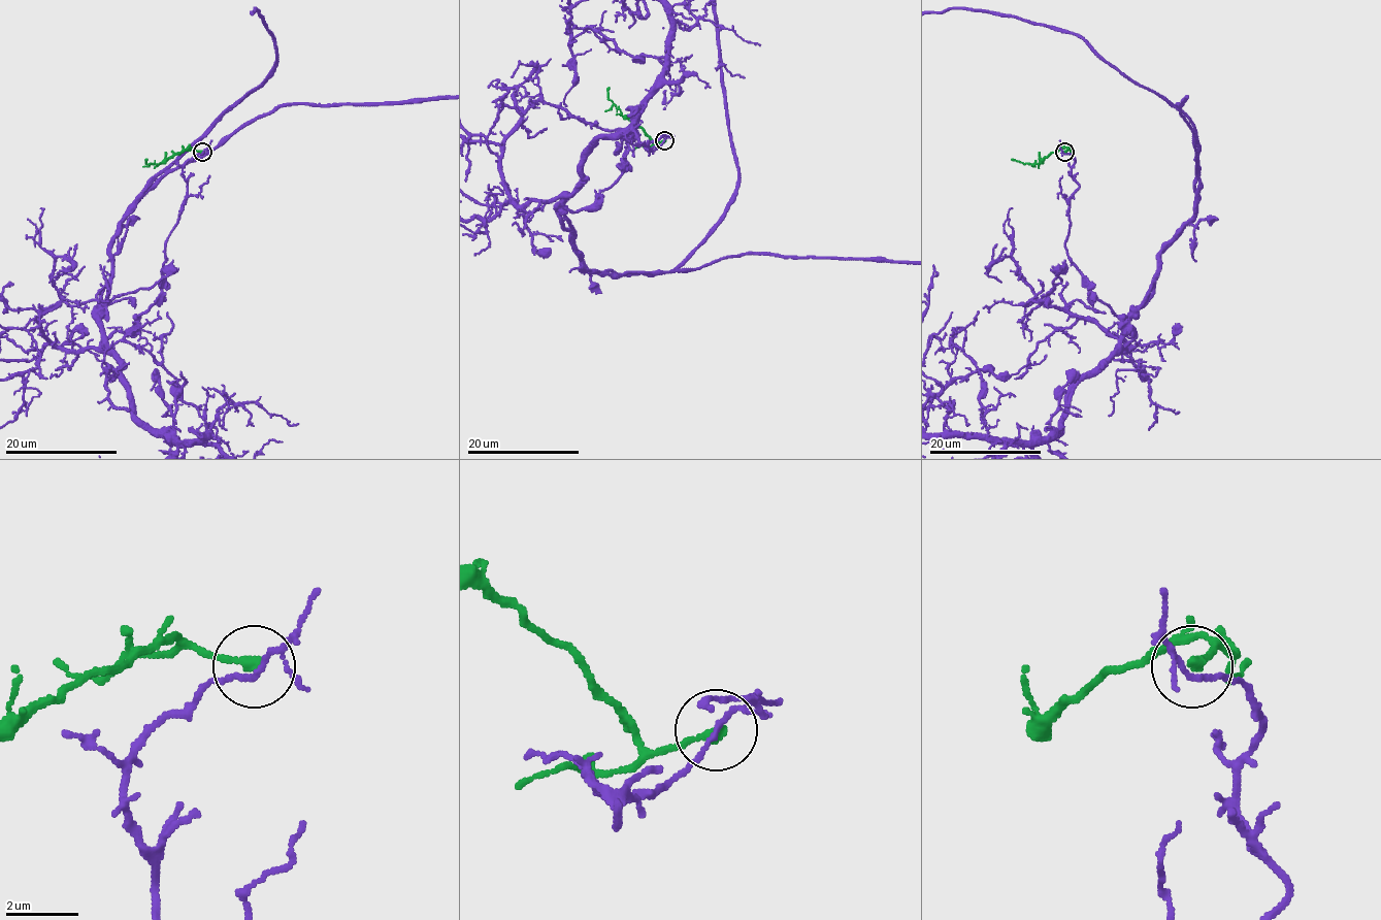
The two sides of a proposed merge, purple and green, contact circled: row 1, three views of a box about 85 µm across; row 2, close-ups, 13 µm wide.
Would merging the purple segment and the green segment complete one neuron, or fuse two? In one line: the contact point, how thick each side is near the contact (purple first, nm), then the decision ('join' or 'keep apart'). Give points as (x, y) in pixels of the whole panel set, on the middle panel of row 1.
(664, 140) | 100/260 nm | keep apart

